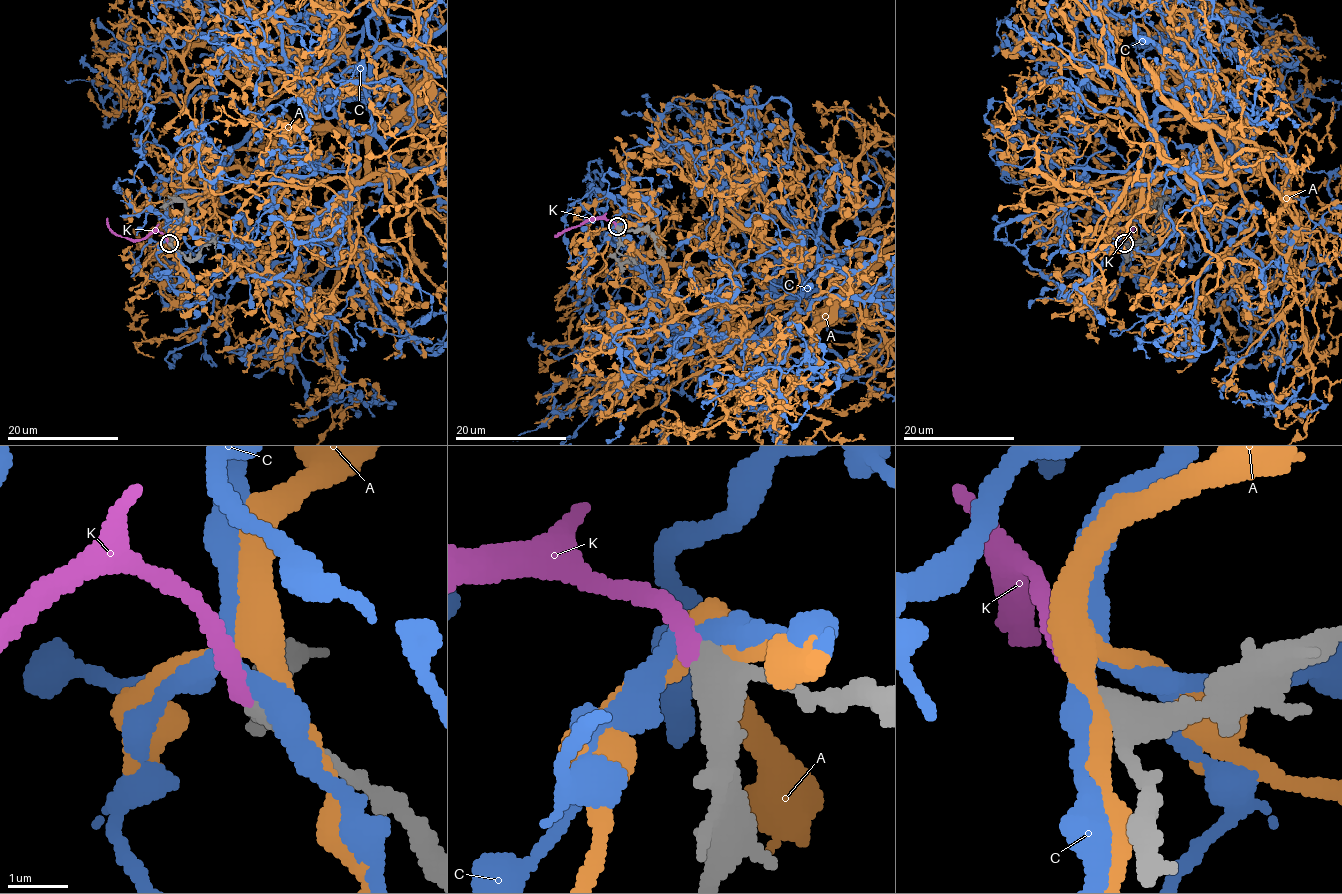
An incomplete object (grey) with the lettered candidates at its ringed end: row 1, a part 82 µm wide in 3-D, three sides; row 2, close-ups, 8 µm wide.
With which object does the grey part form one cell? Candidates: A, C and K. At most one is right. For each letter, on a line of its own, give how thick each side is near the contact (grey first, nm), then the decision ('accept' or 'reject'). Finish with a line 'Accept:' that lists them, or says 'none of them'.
A: 440 nm thick on the grey side, 320 nm on the other; reject
C: 400 nm thick on the grey side, 320 nm on the other; reject
K: 400 nm thick on the grey side, 280 nm on the other; accept
Accept: K

